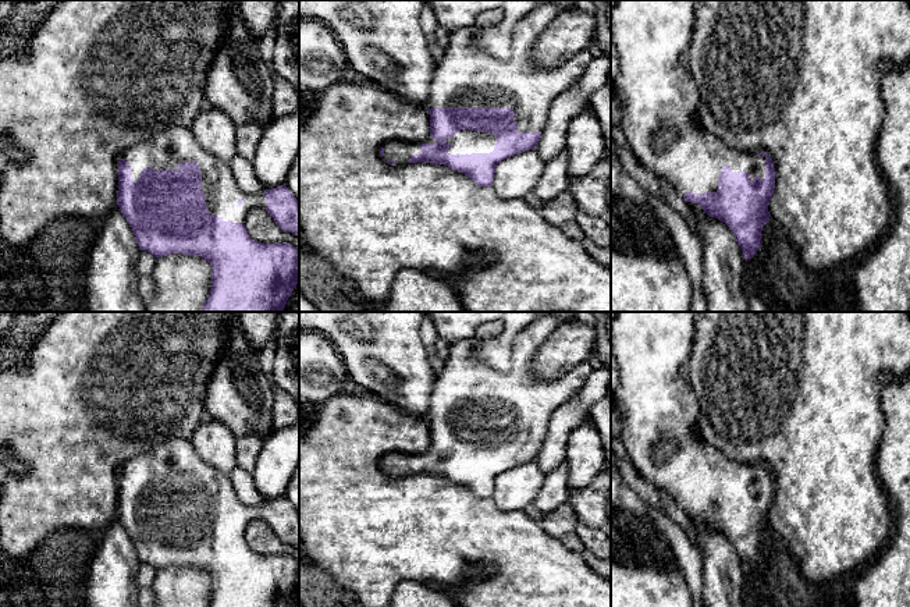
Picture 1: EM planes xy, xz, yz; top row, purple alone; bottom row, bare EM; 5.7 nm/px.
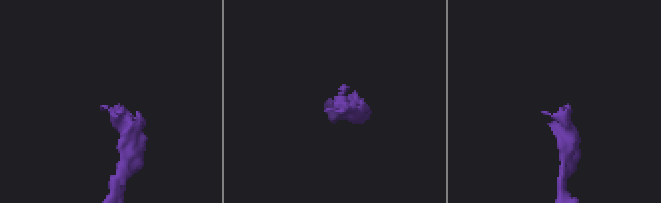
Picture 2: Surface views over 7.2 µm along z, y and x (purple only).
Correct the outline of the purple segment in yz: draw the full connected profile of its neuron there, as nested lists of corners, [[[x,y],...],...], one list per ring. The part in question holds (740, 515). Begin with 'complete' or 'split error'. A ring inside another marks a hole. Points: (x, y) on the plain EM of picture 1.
split error; [[[616,312],[615,320],[611,323],[611,355],[615,358],[618,365],[618,384],[615,391],[611,394],[611,405],[621,413],[622,434],[621,440],[626,448],[630,458],[630,464],[637,471],[640,478],[650,483],[654,489],[665,490],[678,505],[690,517],[692,519],[703,521],[704,525],[711,529],[718,530],[725,535],[733,544],[736,554],[739,555],[744,571],[751,571],[761,557],[761,543],[764,536],[771,532],[768,517],[775,500],[775,479],[772,471],[765,464],[742,464],[728,457],[722,455],[717,448],[708,444],[699,429],[699,404],[696,395],[690,387],[689,380],[685,380],[680,375],[680,366],[689,359],[693,337],[696,333],[696,316],[697,312]],[[669,437],[676,448],[669,458],[662,462],[654,459],[654,446],[658,440]]]

